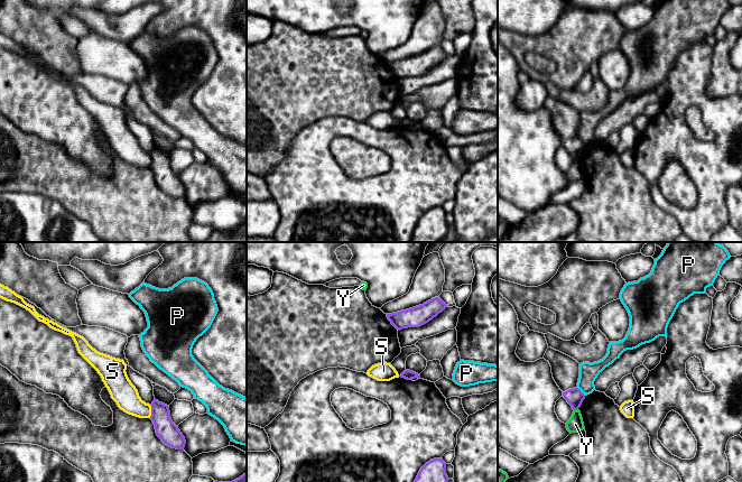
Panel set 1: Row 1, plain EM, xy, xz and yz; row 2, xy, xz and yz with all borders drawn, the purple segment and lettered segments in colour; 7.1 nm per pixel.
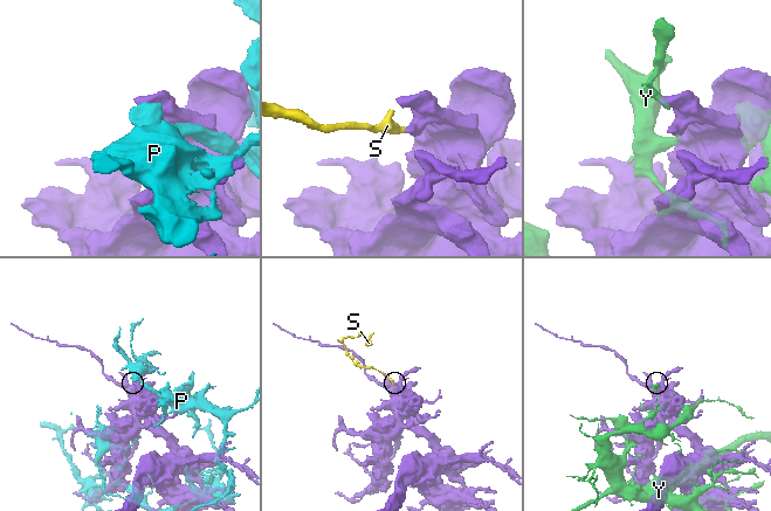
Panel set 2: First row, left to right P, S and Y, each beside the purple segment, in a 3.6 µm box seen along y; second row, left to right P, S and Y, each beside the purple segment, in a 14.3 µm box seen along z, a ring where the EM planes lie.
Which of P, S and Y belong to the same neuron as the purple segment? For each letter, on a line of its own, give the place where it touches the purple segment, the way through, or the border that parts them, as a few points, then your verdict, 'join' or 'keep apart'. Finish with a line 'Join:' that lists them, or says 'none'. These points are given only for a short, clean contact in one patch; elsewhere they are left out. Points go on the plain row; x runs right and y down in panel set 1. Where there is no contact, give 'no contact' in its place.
P: yz (581, 140) | keep apart
S: xy (151, 160) | keep apart
Y: yz (575, 158) | keep apart
Join: none

